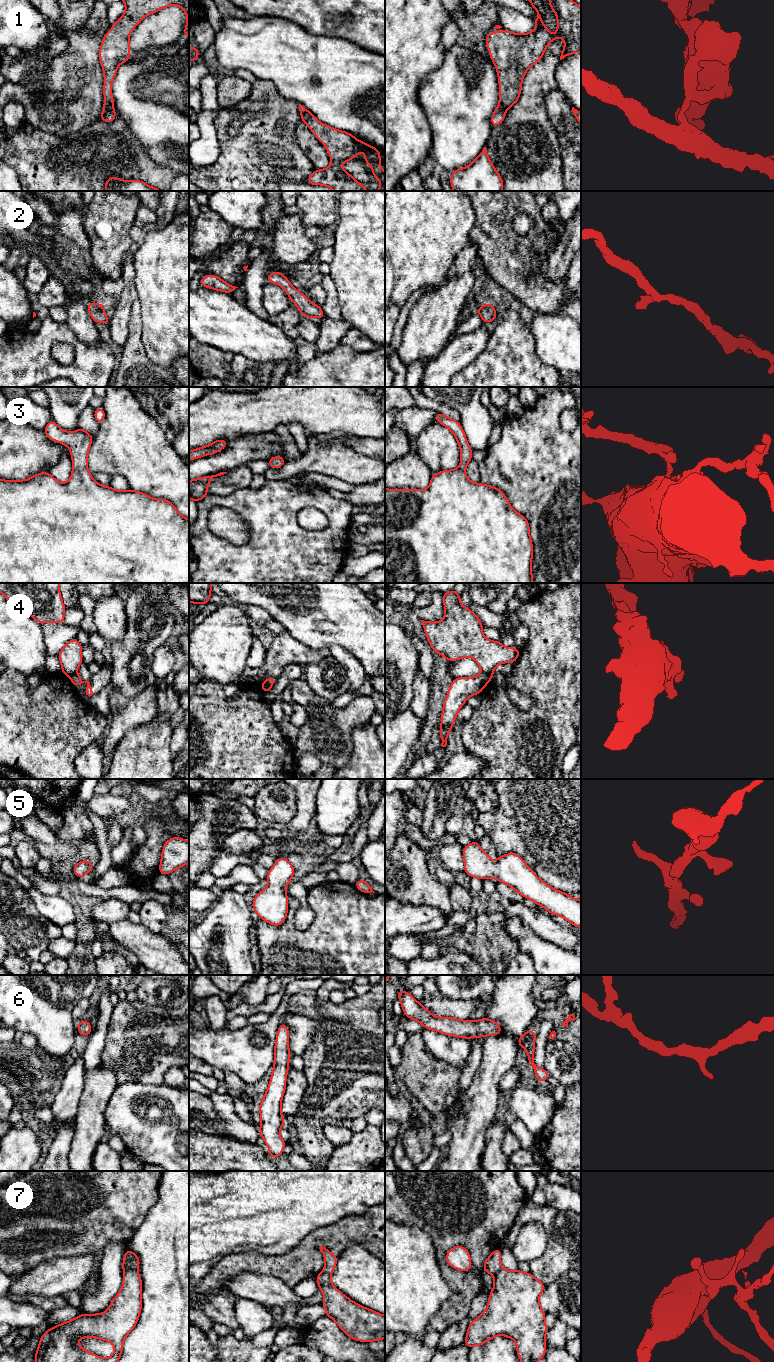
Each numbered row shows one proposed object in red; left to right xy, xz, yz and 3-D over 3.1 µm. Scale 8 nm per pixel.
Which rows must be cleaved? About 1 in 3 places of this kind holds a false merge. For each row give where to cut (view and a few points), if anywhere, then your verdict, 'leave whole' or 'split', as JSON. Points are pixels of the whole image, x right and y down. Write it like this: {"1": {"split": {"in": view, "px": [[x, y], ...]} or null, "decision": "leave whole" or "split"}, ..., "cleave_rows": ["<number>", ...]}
{"1": {"split": {"in": "xy", "px": [[105, 101], [112, 107]]}, "decision": "split"}, "2": {"split": null, "decision": "leave whole"}, "3": {"split": null, "decision": "leave whole"}, "4": {"split": {"in": "yz", "px": [[482, 671], [490, 676]]}, "decision": "split"}, "5": {"split": null, "decision": "leave whole"}, "6": {"split": null, "decision": "leave whole"}, "7": {"split": {"in": "xy", "px": [[137, 1268], [126, 1268], [123, 1270]]}, "decision": "split"}, "cleave_rows": ["1", "4", "7"]}

